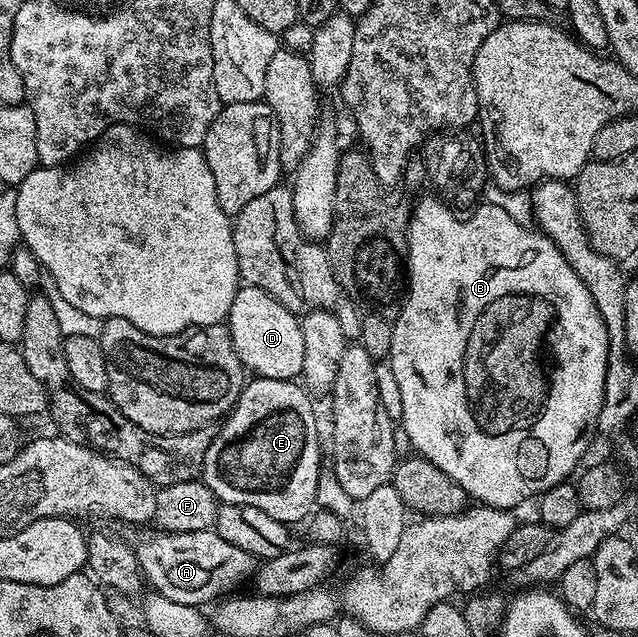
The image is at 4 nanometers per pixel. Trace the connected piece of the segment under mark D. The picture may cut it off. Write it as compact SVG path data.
M241 286L228 311L227 325L234 350L249 373L275 380L295 381L303 373L306 342L302 338L301 317L286 310L266 290Z

